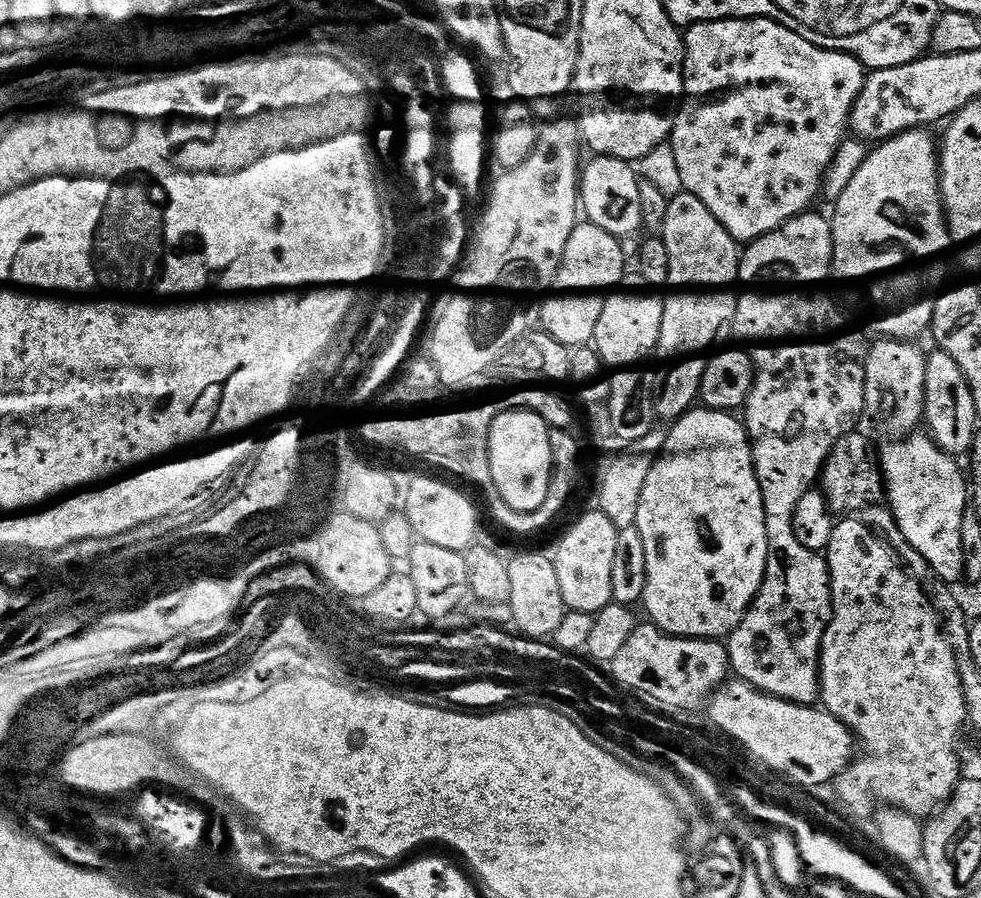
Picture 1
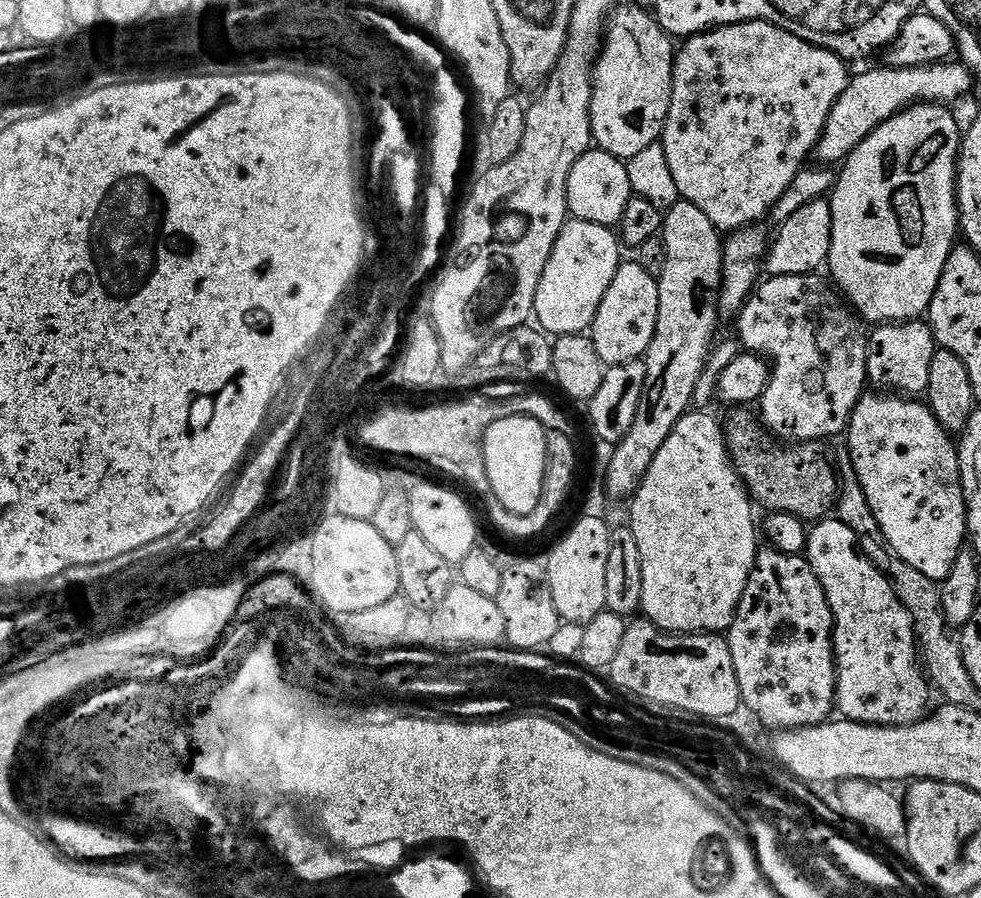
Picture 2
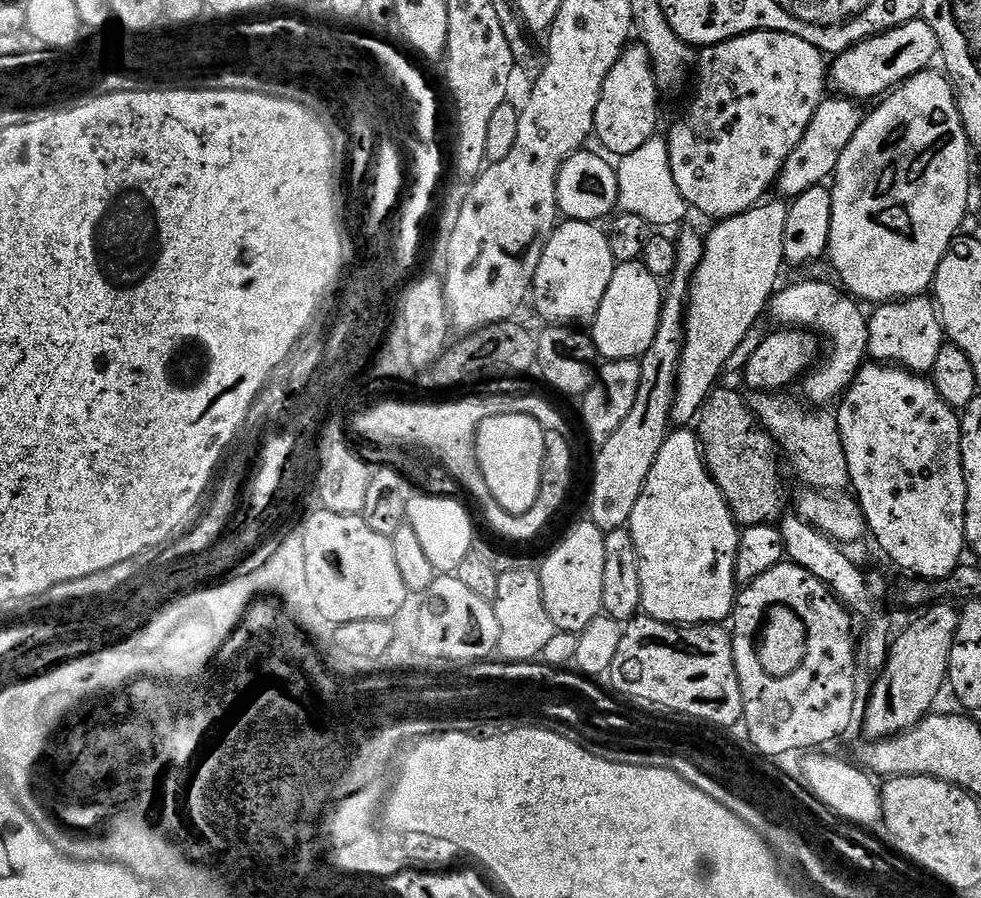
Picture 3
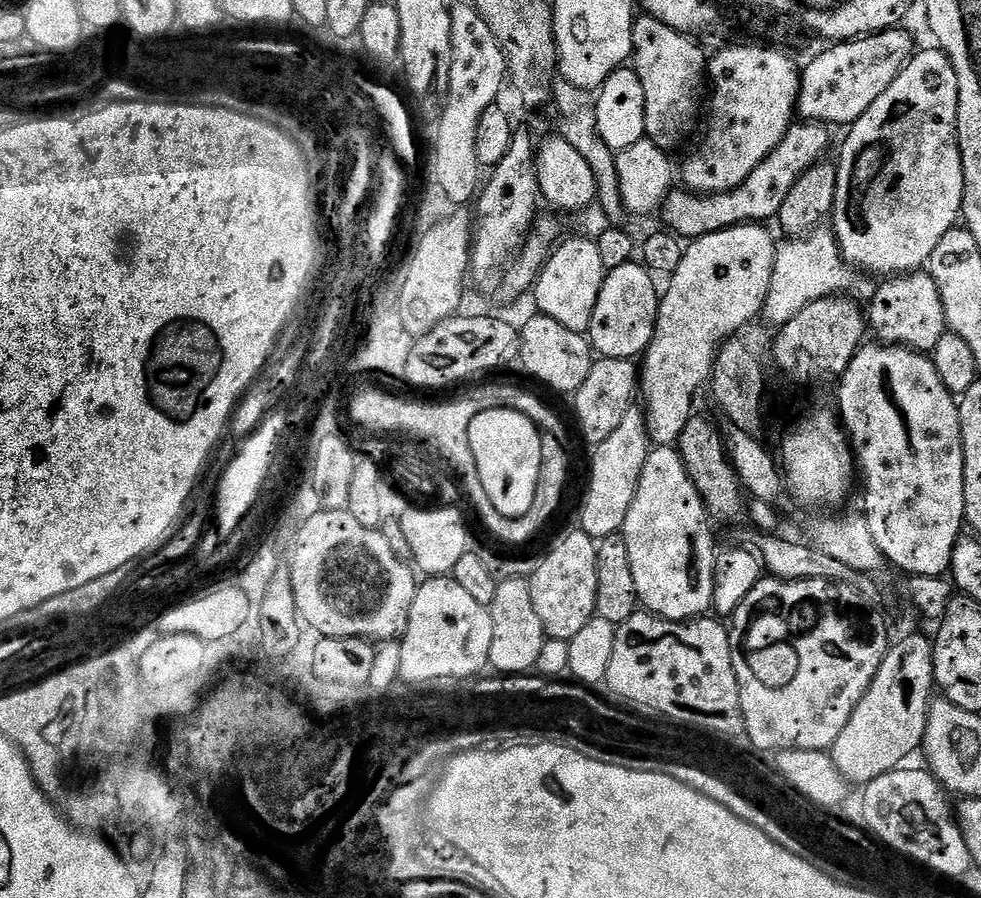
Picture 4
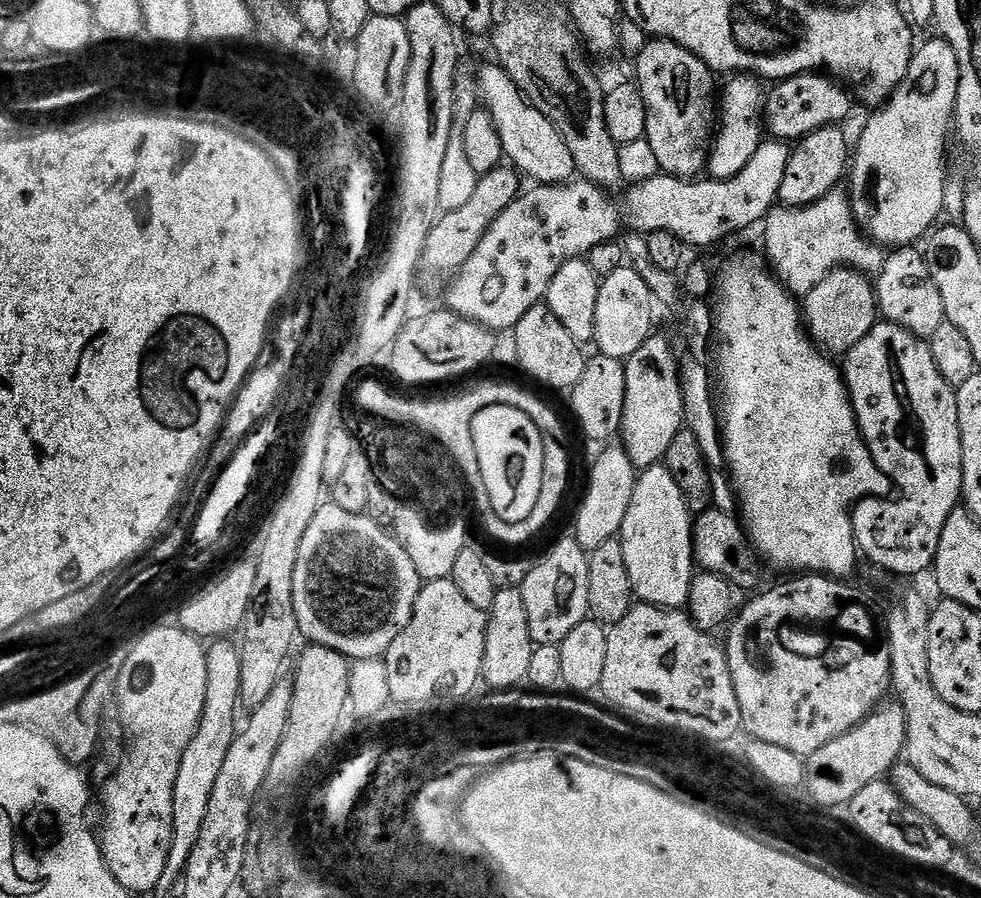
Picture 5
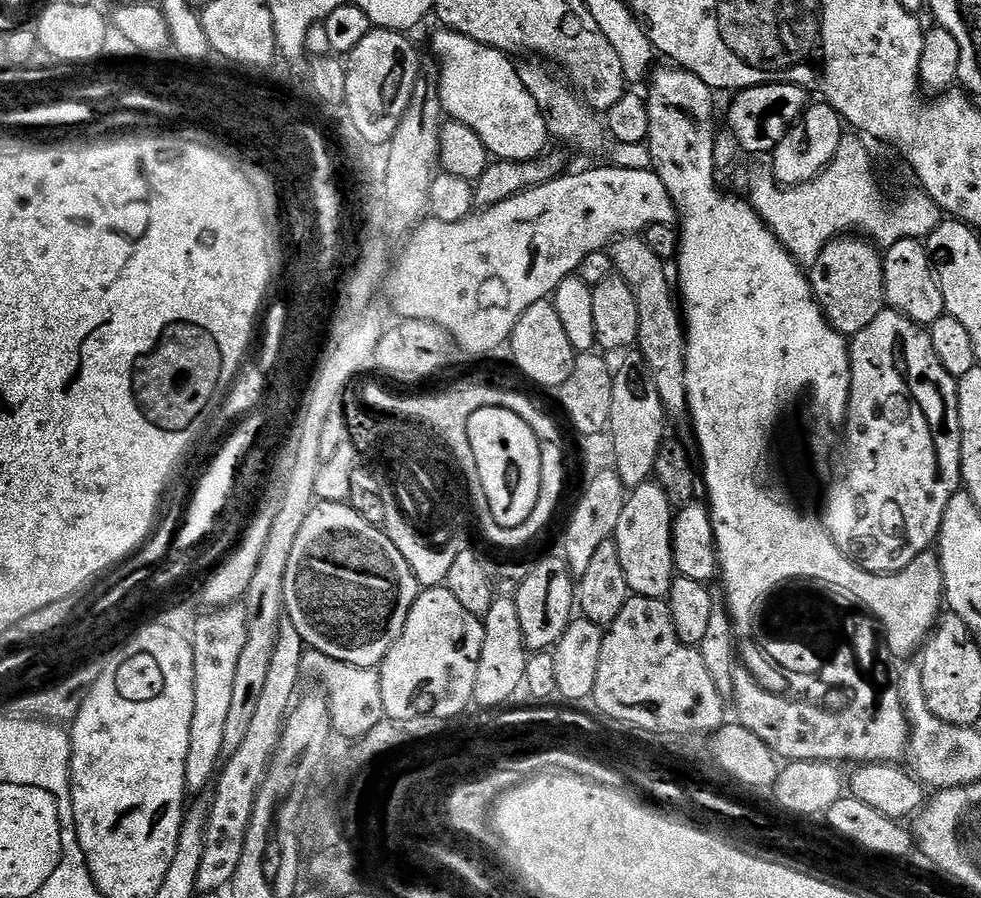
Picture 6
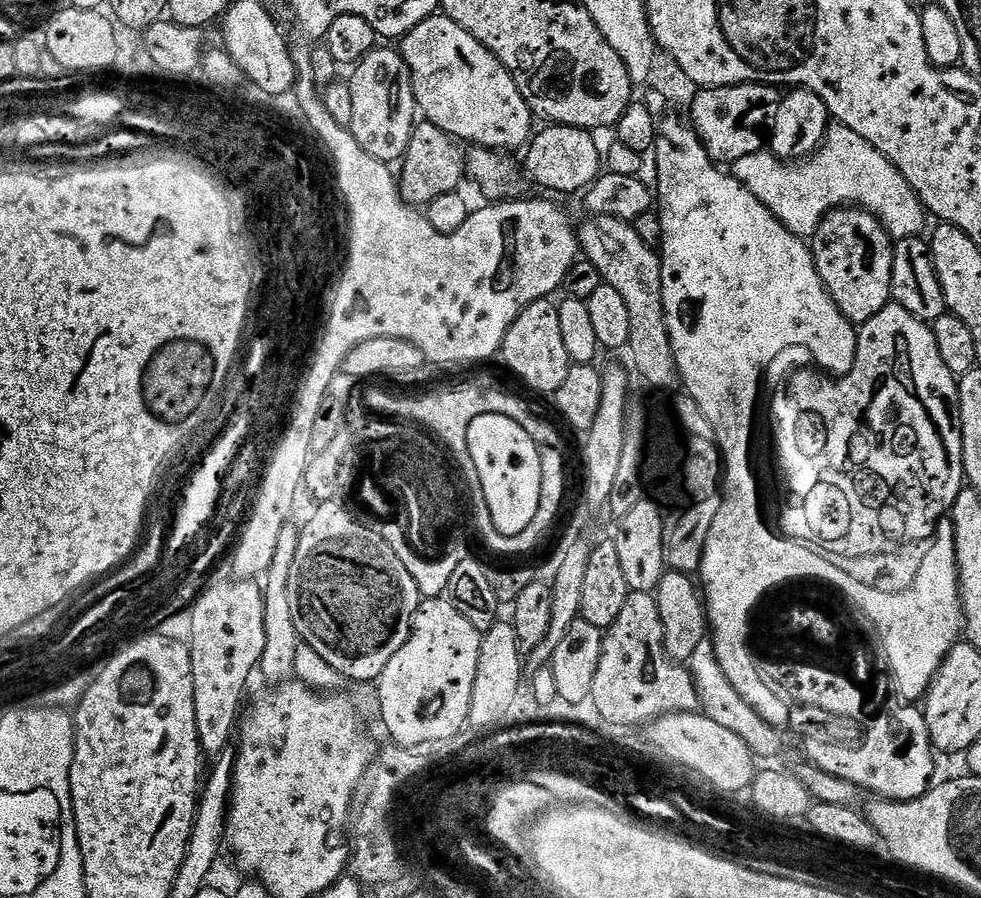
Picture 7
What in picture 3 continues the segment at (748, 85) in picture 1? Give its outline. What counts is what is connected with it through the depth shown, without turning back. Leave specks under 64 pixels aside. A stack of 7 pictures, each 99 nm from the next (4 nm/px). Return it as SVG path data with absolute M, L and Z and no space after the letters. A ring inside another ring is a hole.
M747 32L744 36L735 36L726 42L703 49L699 53L694 64L696 97L693 98L692 105L685 110L680 124L674 125L672 133L667 133L666 136L668 149L670 150L670 170L674 170L674 182L678 185L678 190L682 190L682 198L686 198L689 209L696 211L697 208L702 215L713 216L713 221L719 222L755 208L769 195L767 192L773 189L777 178L780 177L780 171L786 162L786 158L790 158L794 146L798 146L798 142L802 140L802 134L806 134L806 126L810 126L810 118L814 118L818 106L826 98L828 69L829 65L826 63L825 53L818 51L814 46L810 46L810 42L785 32Z

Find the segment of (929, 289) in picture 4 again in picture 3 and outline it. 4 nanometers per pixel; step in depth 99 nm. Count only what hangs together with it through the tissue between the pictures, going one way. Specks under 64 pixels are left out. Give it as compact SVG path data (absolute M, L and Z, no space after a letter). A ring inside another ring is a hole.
M927 295L910 296L907 300L894 300L885 302L875 309L876 313L871 313L868 326L868 347L871 355L880 362L891 362L907 371L917 374L931 373L935 360L938 358L938 350L946 342L944 335L944 325L941 324L938 309Z

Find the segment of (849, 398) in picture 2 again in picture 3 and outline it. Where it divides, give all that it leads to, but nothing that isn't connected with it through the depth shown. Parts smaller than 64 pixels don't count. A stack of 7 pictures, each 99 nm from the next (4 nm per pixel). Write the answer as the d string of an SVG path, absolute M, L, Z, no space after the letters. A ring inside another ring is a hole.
M804 280L801 284L790 285L789 288L781 287L770 301L770 316L772 312L777 325L802 328L819 334L826 345L822 359L802 380L805 396L803 399L812 406L823 405L823 400L839 401L848 391L853 378L860 373L870 352L869 317L866 312L864 316L863 310L860 309L863 307L843 287L833 284L827 284L824 280Z

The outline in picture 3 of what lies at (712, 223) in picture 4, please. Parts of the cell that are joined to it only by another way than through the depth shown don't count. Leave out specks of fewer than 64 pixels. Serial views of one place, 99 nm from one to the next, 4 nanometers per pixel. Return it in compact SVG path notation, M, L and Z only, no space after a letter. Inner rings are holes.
M825 98L822 101L814 118L810 118L810 126L806 126L806 134L802 134L802 140L798 146L794 146L790 158L786 158L780 177L776 180L774 188L781 197L795 198L806 194L806 190L816 184L824 184L835 173L842 158L842 150L850 146L850 138L854 138L858 126L865 118L860 108L857 101L847 98Z

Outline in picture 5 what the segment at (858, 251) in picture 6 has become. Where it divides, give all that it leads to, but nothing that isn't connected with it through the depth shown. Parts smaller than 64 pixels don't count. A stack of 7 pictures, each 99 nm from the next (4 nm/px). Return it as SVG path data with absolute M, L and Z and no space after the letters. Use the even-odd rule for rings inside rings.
M837 268L826 274L814 290L802 300L802 319L808 329L808 335L825 353L848 353L866 338L872 327L878 323L878 305L873 281L863 272L854 272L851 268Z

